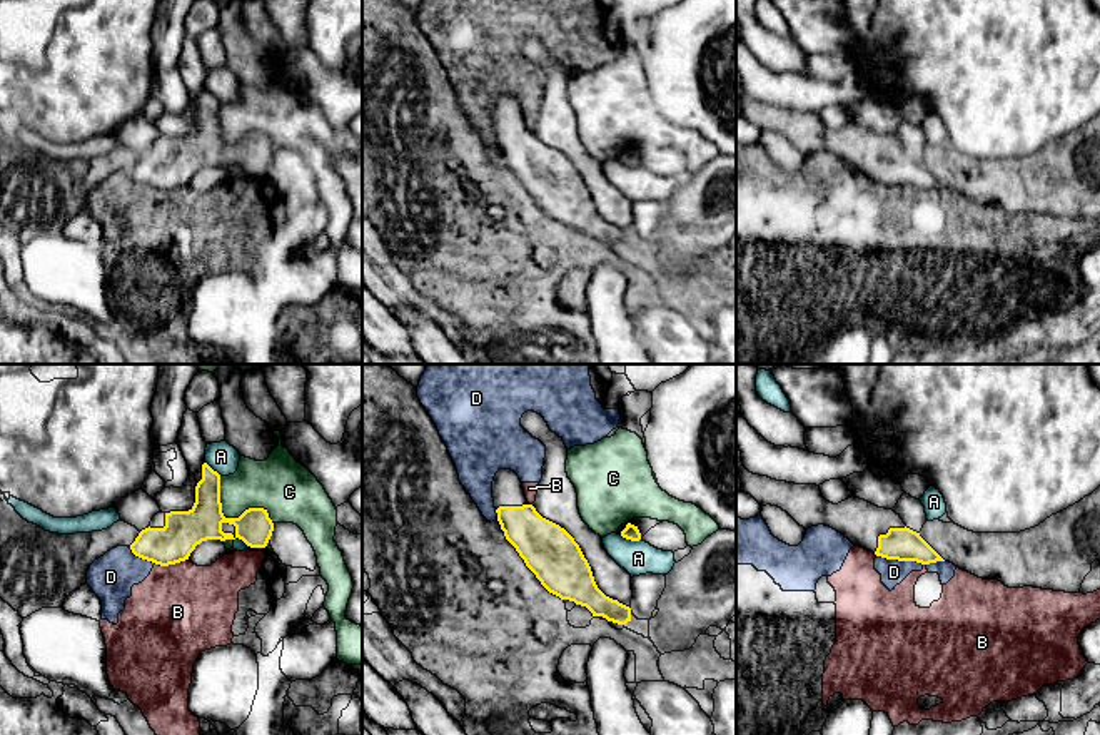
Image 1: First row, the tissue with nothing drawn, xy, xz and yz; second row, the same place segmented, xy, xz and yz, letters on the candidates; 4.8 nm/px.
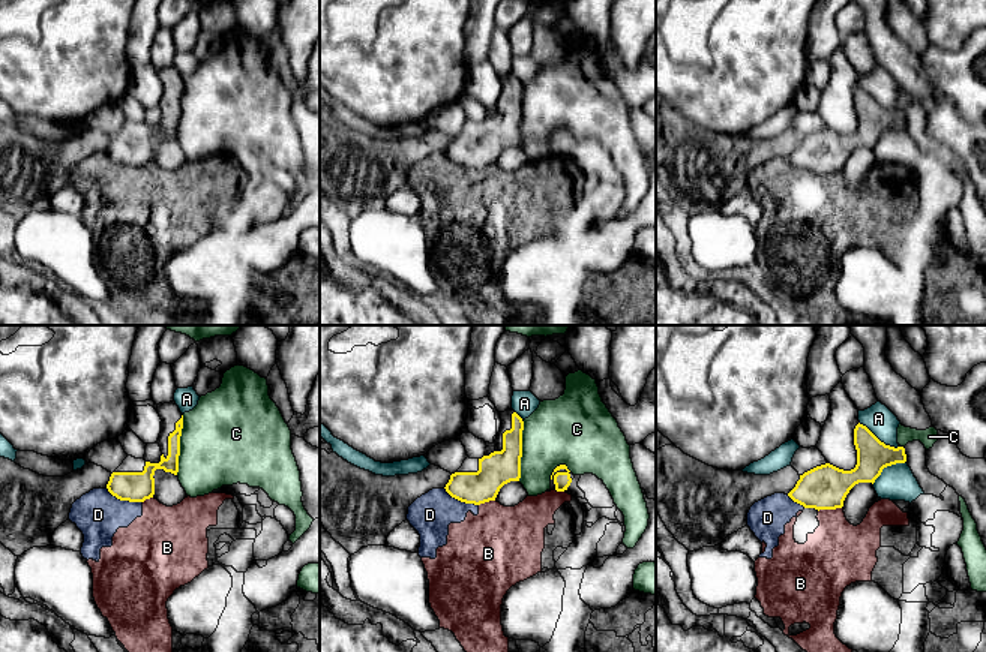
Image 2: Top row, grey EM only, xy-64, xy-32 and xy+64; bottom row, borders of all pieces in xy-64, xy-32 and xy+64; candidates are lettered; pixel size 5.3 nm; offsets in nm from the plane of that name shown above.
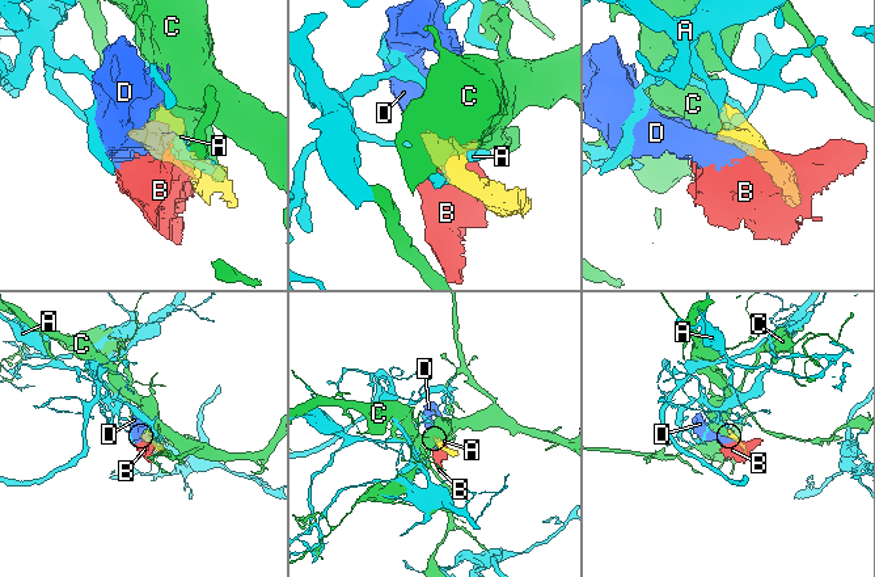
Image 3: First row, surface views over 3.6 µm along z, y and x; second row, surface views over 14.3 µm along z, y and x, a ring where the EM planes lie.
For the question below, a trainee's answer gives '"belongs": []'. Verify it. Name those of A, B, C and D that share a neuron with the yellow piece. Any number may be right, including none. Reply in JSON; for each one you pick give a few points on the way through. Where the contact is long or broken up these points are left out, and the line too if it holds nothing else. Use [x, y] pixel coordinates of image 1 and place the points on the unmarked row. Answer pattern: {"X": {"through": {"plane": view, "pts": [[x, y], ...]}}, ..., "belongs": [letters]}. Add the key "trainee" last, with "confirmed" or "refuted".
{"belongs": [], "trainee": "confirmed"}

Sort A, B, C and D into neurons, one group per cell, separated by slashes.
A / B D / C

